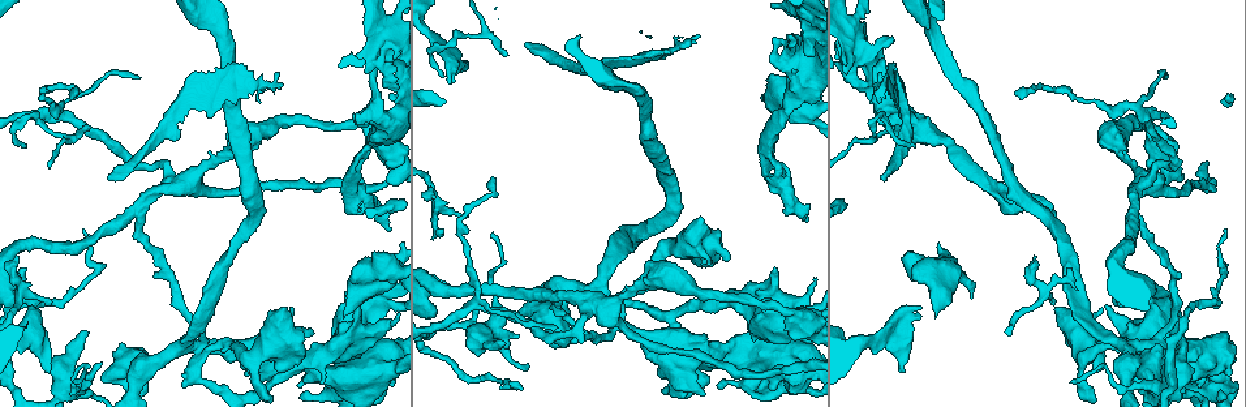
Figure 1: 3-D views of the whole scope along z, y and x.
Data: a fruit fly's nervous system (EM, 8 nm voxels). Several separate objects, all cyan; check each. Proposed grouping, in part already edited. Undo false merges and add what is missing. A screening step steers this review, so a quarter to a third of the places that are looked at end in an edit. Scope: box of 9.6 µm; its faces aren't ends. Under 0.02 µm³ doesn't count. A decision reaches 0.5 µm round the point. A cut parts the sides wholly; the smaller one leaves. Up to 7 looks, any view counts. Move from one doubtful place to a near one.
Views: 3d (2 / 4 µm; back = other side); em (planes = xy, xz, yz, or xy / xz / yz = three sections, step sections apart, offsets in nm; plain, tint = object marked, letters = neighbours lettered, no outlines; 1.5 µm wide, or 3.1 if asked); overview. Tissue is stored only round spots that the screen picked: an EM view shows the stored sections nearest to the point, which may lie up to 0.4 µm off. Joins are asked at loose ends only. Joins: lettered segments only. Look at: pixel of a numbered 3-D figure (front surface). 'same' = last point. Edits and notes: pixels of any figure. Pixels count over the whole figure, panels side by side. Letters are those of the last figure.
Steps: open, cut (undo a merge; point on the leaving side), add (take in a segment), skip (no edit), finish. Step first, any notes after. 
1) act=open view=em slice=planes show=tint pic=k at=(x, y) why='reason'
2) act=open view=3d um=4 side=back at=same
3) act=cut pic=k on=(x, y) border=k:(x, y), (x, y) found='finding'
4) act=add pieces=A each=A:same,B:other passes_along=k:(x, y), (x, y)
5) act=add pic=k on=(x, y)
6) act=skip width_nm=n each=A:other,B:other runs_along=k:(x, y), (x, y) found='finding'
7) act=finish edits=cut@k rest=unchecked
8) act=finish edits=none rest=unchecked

act=open view=em slice=planes show=letters pic=1 at=(851, 34) why='sharp bend'

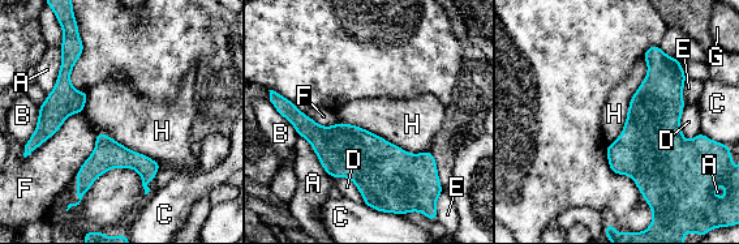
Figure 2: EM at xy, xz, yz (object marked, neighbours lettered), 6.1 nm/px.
act=skip longest_contact=H:600nm each=A:other,B:other,C:other,D:other,E:other,F:other,G:other,H:other border=2:(683, 107), (681, 127), (688, 141) found='continuous, no second neuron'

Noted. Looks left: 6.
act=open view=em slice=yz step=8 show=tint pic=1 at=(880, 178) why='long arm stops here'

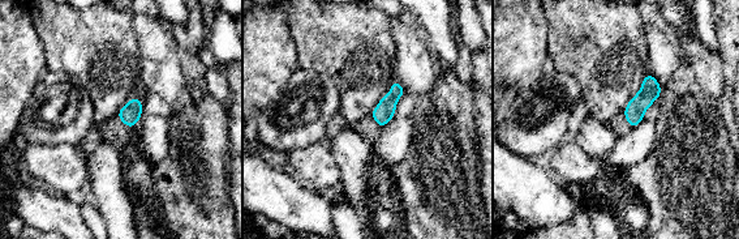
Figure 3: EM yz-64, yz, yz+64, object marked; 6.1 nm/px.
act=open view=em slice=planes show=tint at=same why='cut it another way'

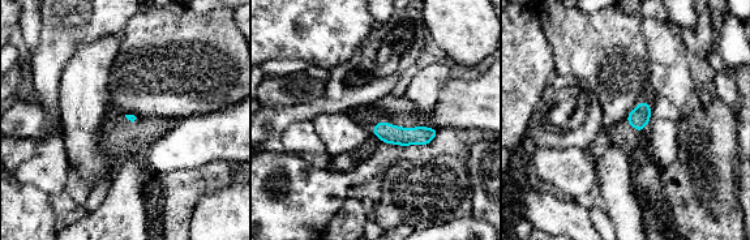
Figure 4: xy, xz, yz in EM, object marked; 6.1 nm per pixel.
act=open view=em slice=planes show=letters at=same why='see the neighbours'

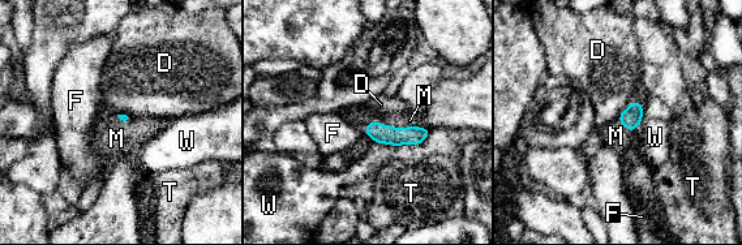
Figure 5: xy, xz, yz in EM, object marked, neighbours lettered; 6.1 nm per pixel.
act=add pieces=M longest_contact=M:360nm each=D:other,F:other,M:same,T:other,W:other found='the neuron continues'

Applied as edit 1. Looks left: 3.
act=open view=em slice=planes show=letters pic=1 at=(467, 62)

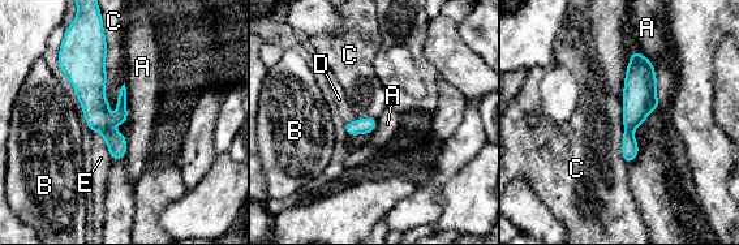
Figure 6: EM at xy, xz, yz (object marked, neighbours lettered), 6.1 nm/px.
act=skip each=A:other,B:other,C:other,D:other,E:other border=6:(103, 31), (104, 97), (112, 117) found='none of them fits'

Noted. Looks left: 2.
act=finish edits=add@5 rest=unchecked

